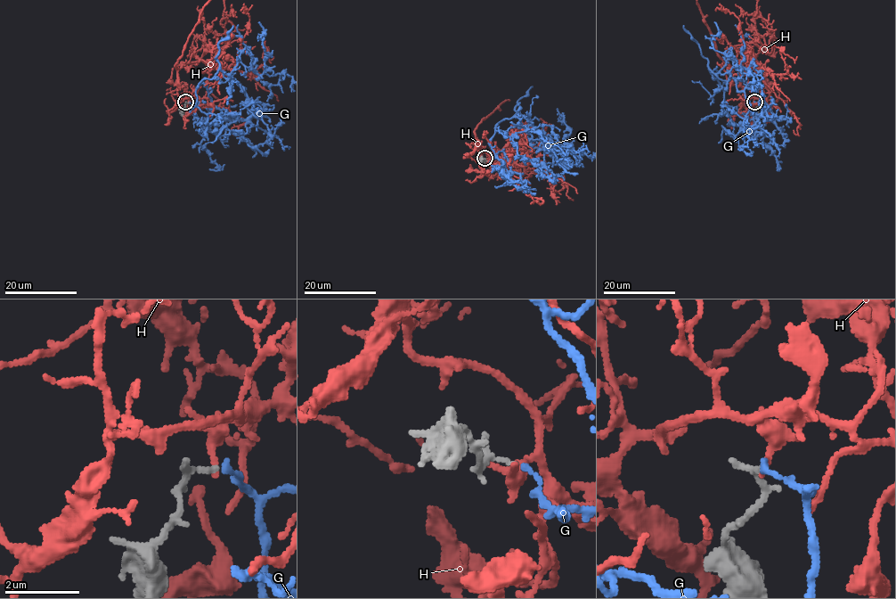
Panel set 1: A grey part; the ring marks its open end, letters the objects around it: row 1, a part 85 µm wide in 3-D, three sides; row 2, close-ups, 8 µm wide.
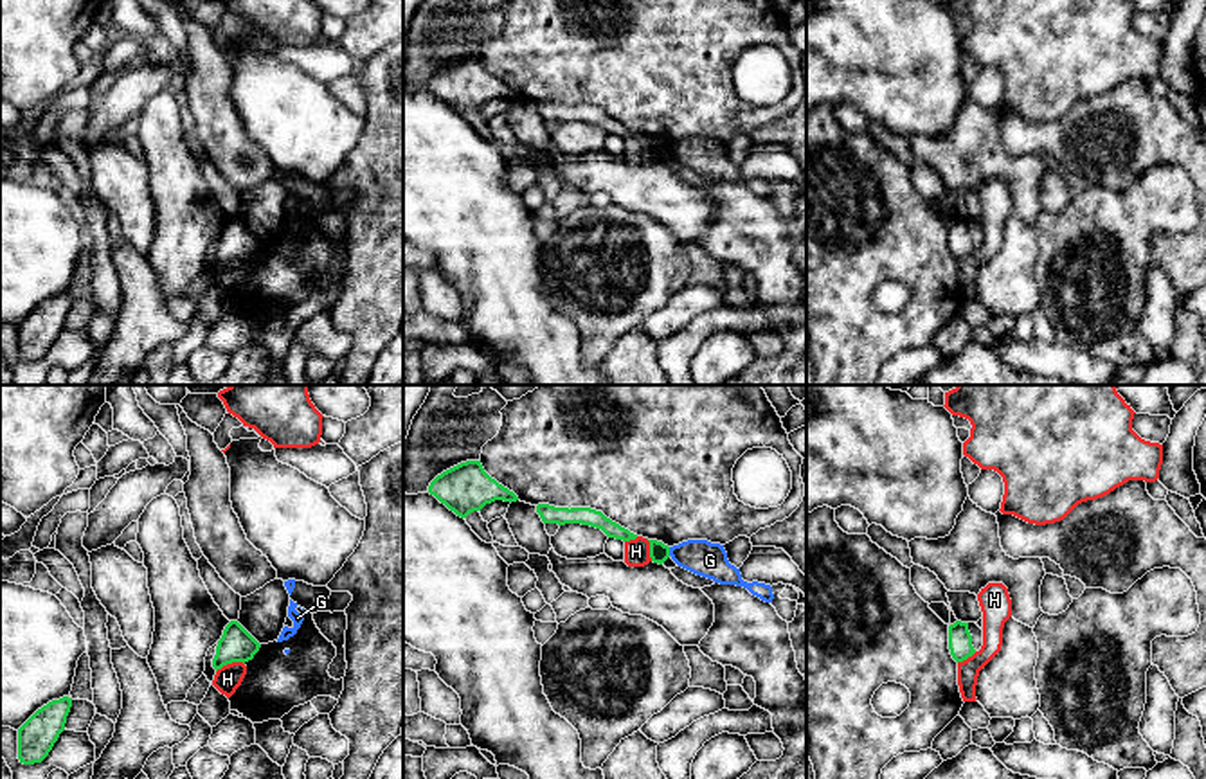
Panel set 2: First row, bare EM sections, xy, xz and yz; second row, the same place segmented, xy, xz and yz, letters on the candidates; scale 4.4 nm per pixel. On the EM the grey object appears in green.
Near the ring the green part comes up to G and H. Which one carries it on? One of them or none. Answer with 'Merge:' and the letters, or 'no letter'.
Merge: no letter

